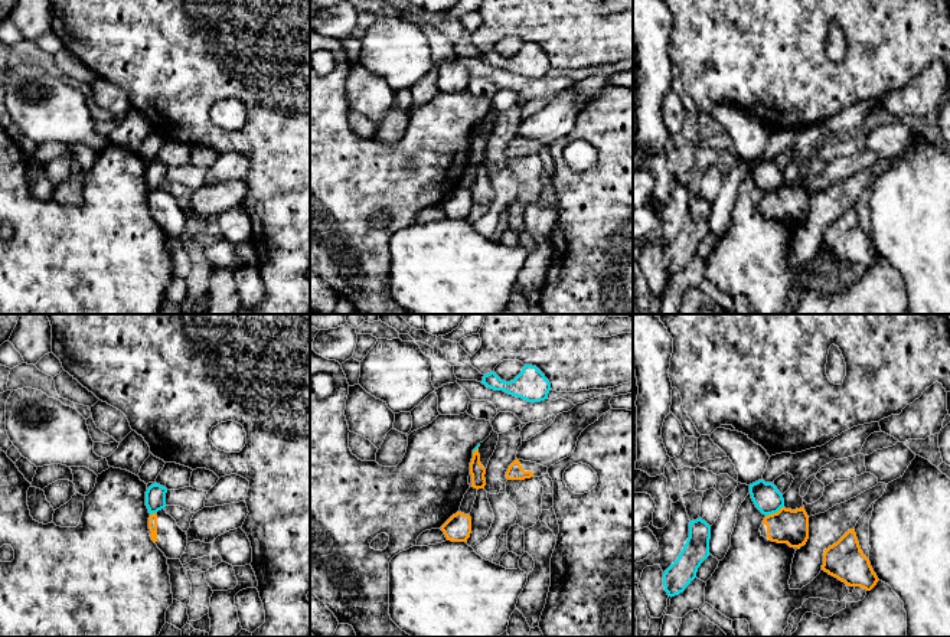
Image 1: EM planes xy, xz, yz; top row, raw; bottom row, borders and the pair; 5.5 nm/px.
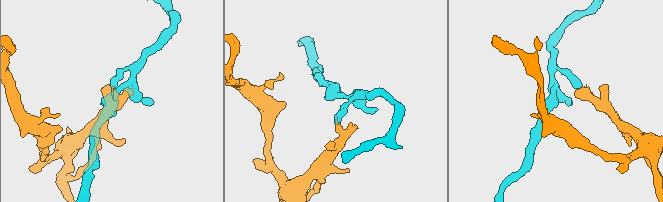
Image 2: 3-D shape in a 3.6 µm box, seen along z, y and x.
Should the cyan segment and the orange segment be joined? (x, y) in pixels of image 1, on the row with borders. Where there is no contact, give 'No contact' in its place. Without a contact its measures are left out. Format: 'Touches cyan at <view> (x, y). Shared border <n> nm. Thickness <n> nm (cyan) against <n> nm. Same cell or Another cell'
Touches cyan at yz (774, 512). Shared border 120 nm. Thickness 160 nm (cyan) against 190 nm. Another cell

